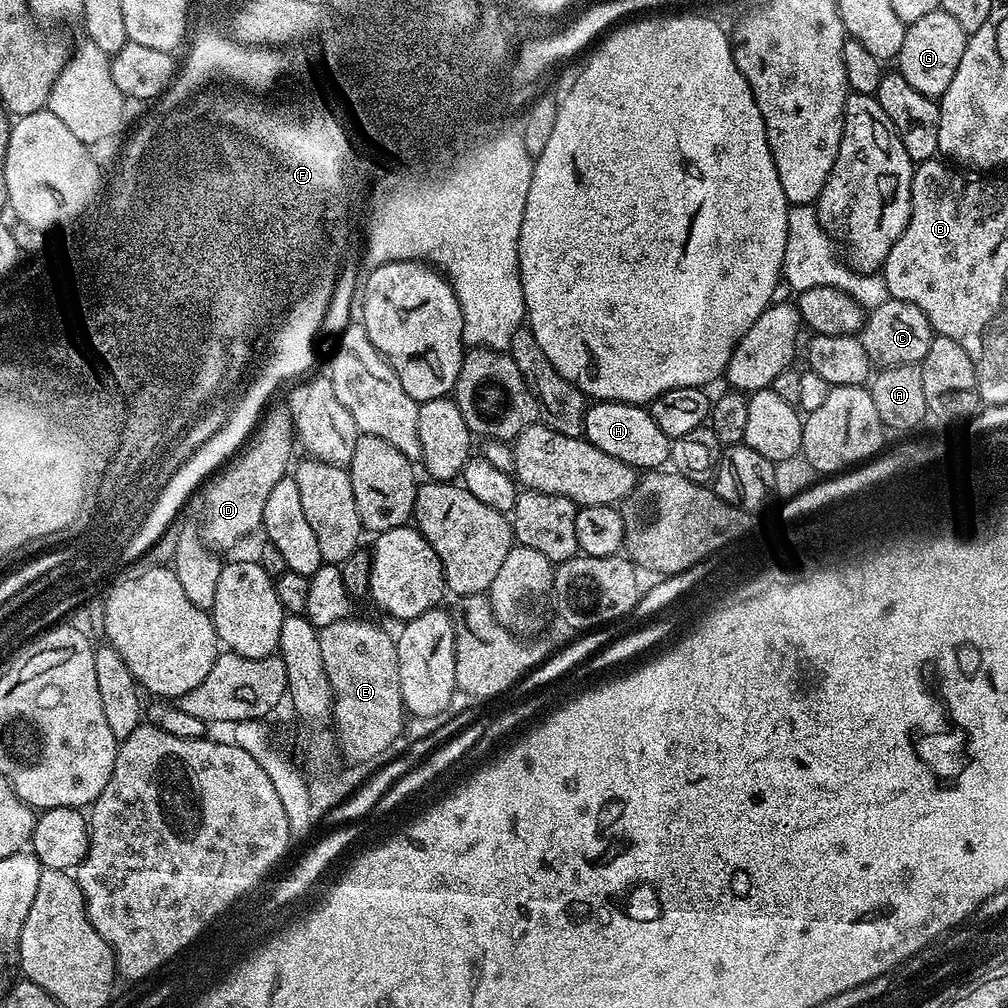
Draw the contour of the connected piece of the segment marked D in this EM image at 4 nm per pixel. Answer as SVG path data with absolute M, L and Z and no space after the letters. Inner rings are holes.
M269 407L264 412L262 419L255 427L255 431L248 436L244 446L203 485L204 524L202 523L202 539L209 548L217 553L227 553L236 542L257 531L263 525L266 494L270 494L270 490L274 490L277 482L282 482L282 478L289 475L290 465L293 463L294 424L289 414L287 416L282 409L274 407Z

